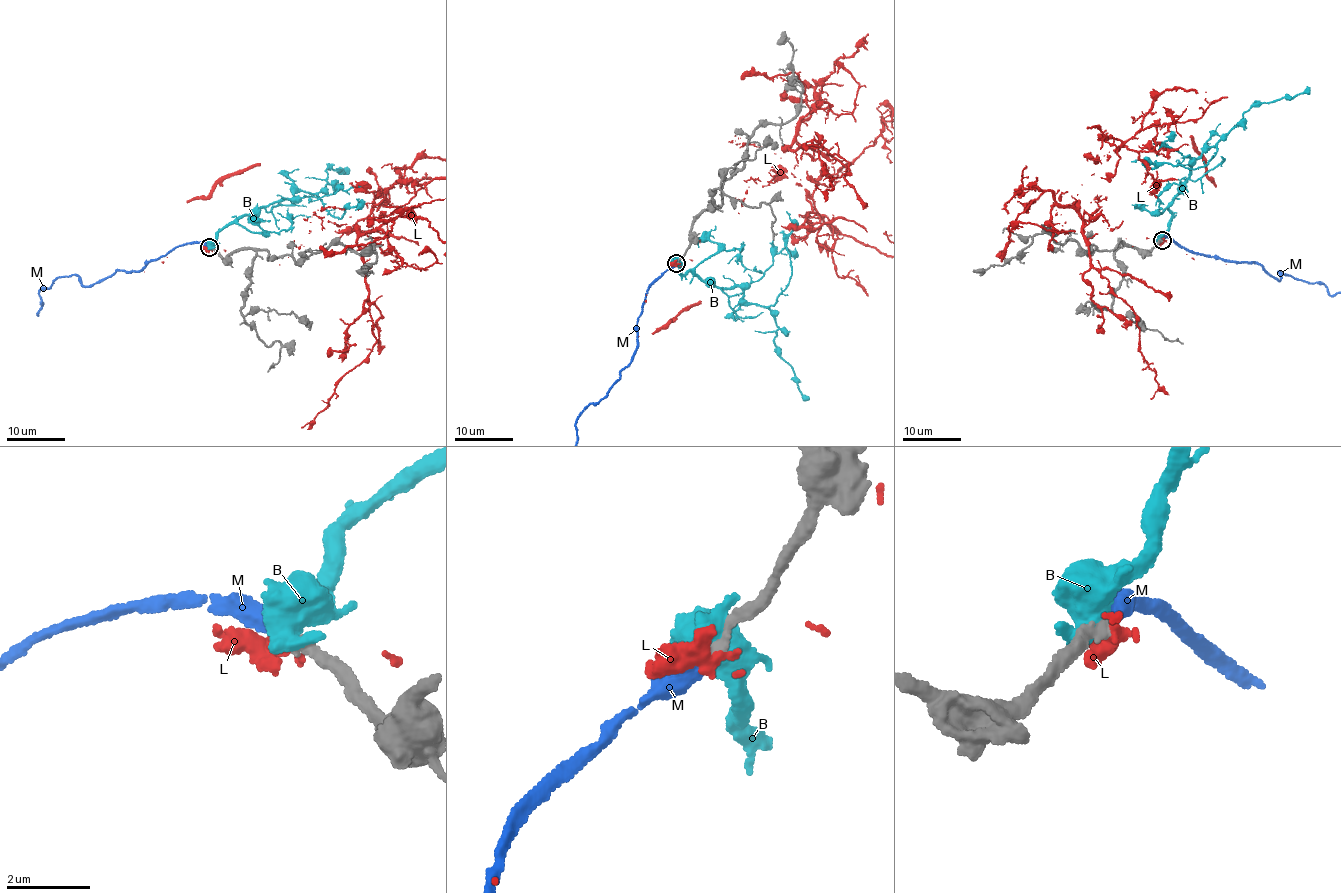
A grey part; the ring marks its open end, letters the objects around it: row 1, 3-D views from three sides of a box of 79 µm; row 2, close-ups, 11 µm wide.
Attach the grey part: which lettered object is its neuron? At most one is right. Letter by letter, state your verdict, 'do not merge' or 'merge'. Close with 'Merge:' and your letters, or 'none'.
B: do not merge
L: do not merge
M: merge
Merge: M

